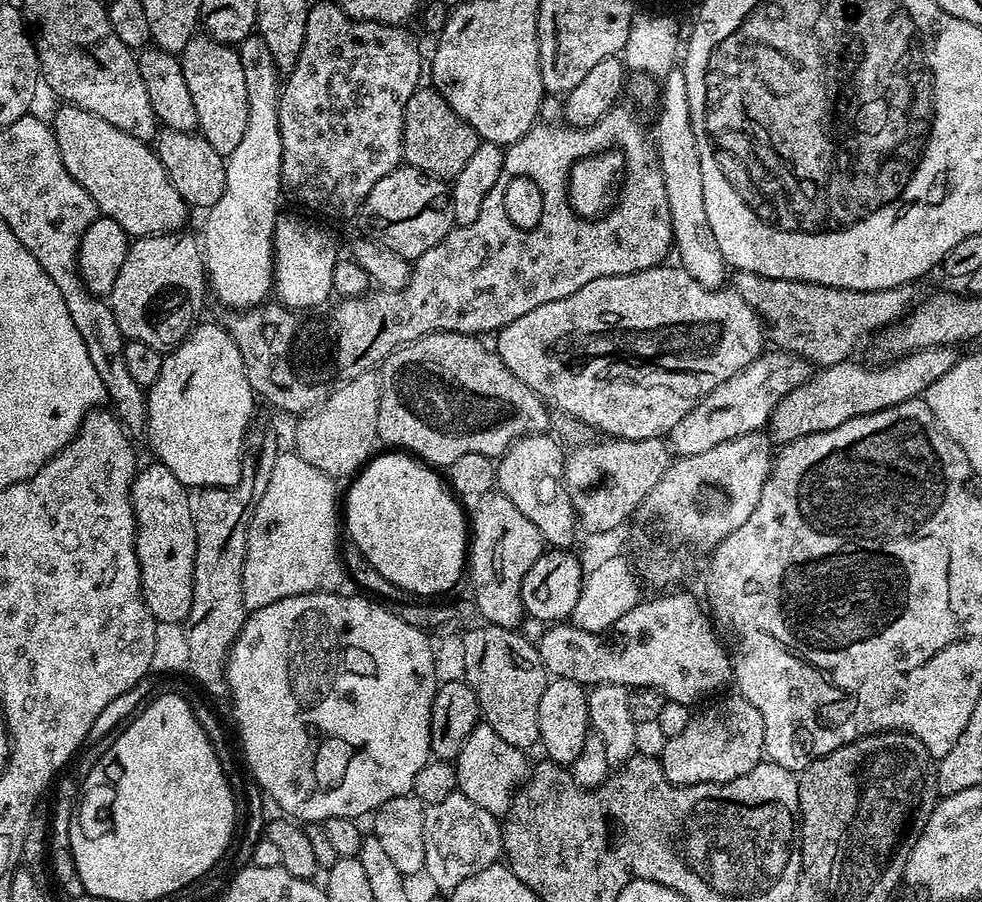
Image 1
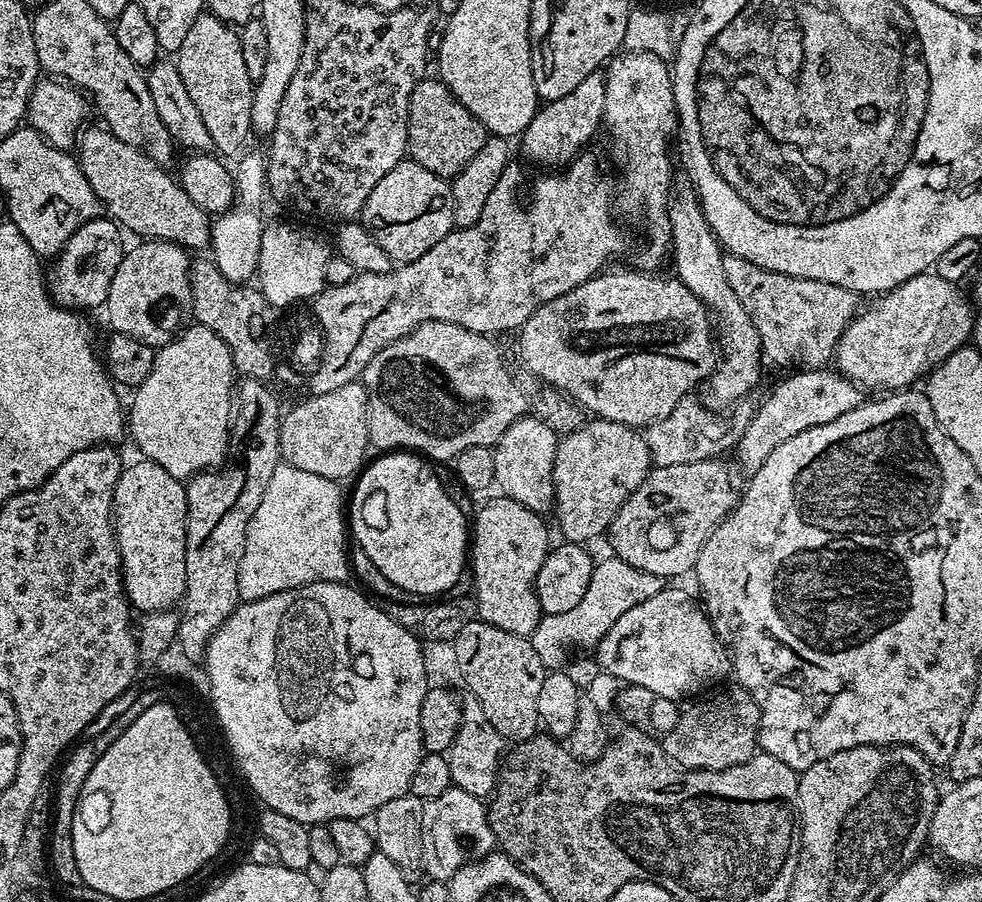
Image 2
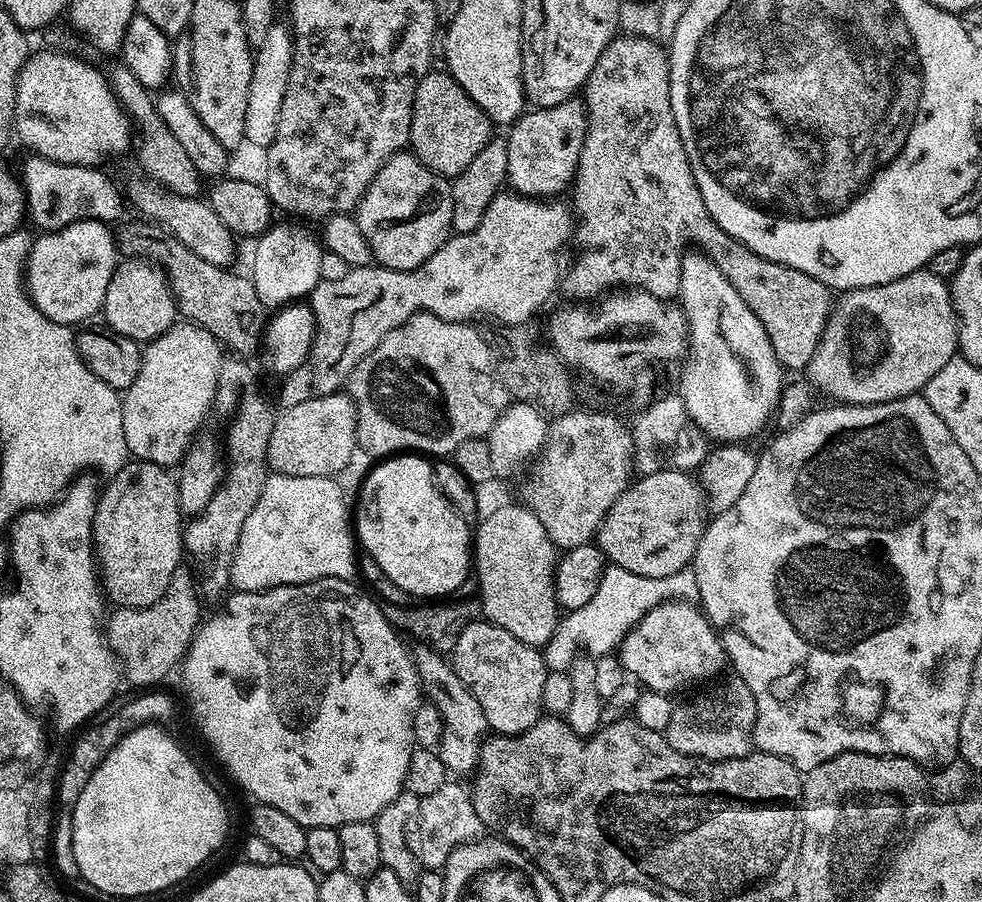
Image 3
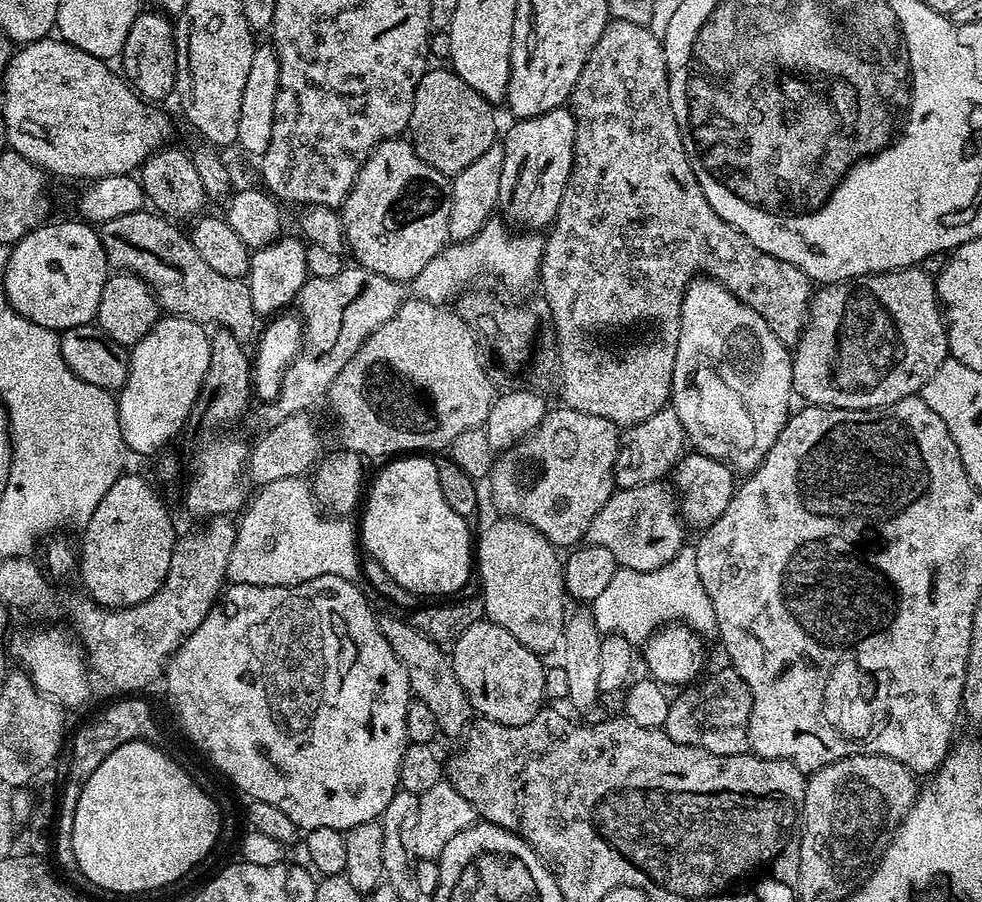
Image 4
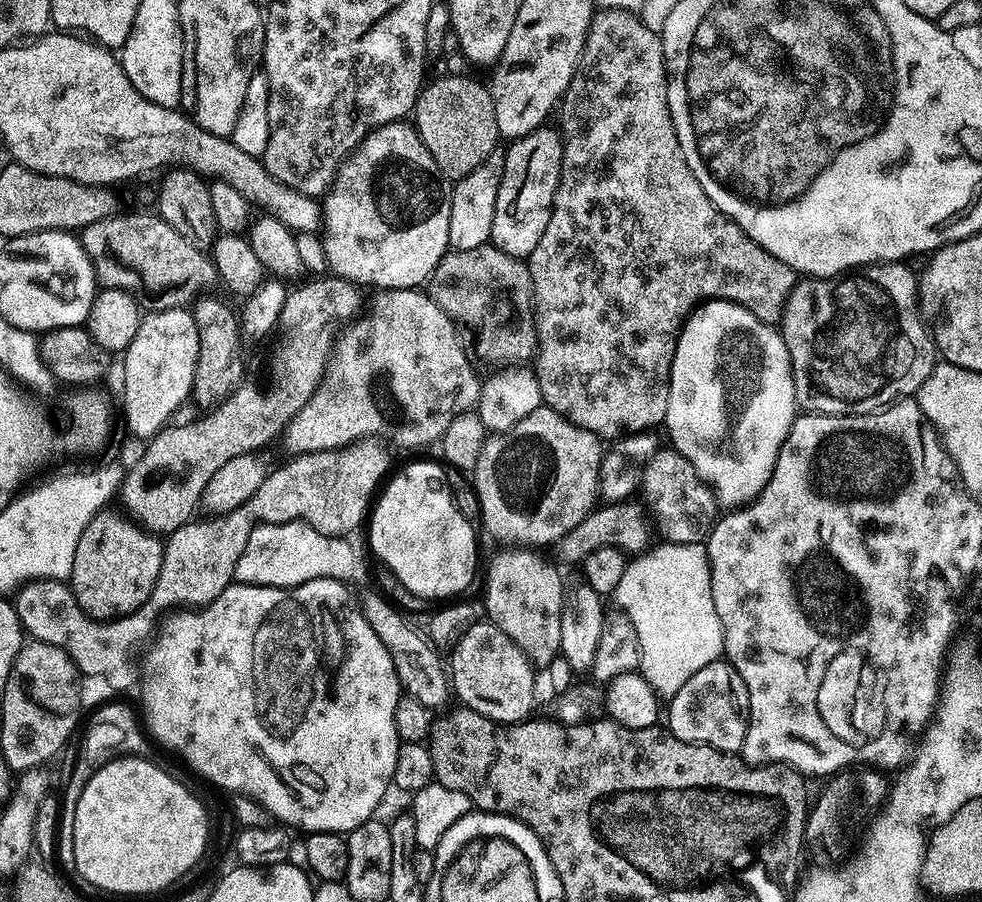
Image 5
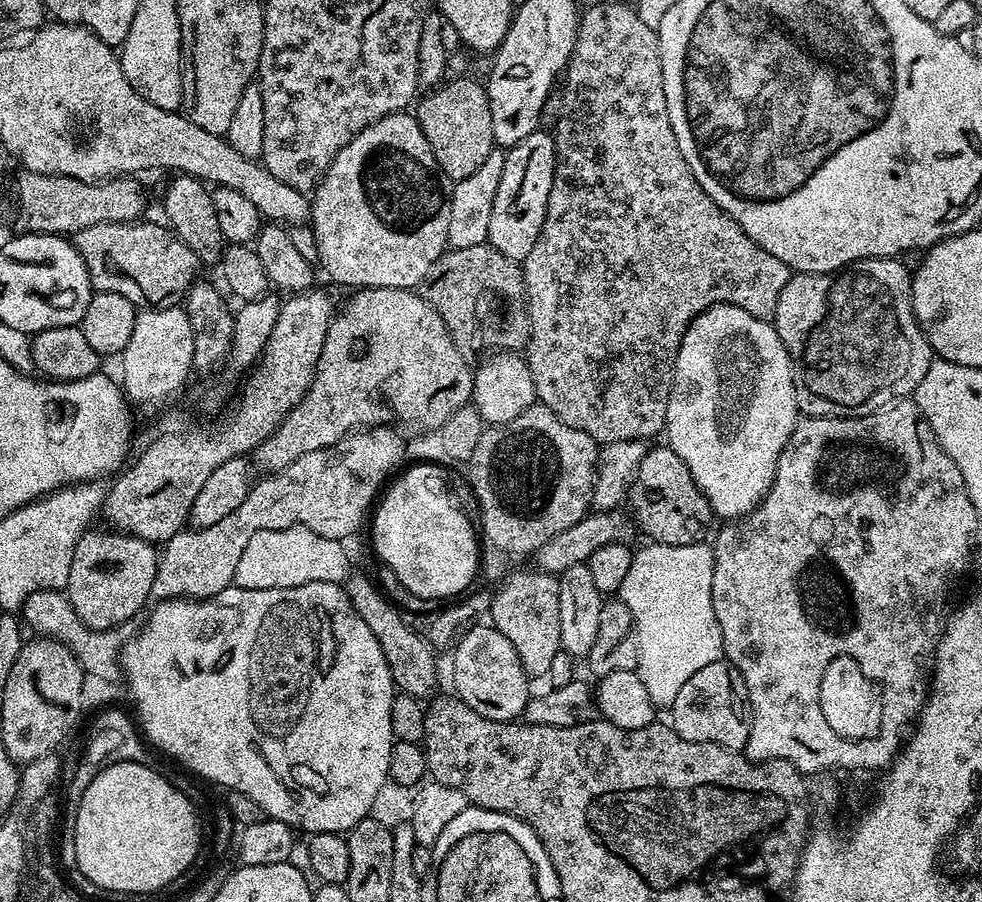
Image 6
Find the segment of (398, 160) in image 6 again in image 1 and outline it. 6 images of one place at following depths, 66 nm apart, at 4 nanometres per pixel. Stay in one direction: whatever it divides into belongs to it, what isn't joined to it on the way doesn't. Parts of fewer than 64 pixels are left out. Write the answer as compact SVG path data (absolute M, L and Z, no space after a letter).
M401 166L366 194L364 205L358 213L358 221L363 231L373 240L390 246L394 254L402 254L410 262L415 262L426 250L430 250L446 234L452 231L452 198L450 188L443 180L428 176L422 170Z

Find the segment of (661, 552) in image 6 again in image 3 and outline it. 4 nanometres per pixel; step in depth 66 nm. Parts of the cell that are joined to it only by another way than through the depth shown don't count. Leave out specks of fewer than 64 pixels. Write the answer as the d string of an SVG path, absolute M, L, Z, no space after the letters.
M615 566L605 567L602 578L598 582L598 590L594 590L594 598L586 602L586 606L571 609L568 616L559 621L556 631L548 639L542 649L545 665L552 670L564 670L577 659L576 648L585 646L587 655L595 658L607 656L619 645L624 633L646 615L654 606L666 600L697 599L696 576L691 567L684 568L678 574L670 574L666 578L642 578L642 574L630 574L630 570L622 570Z

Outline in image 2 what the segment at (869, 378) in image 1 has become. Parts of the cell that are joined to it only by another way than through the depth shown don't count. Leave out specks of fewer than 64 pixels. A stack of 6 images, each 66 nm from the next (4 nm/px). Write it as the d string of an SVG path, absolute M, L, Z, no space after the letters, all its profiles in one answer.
M810 368L796 370L785 376L788 377L780 381L772 393L761 402L756 416L754 412L748 428L735 446L735 467L740 467L745 474L757 472L762 462L770 458L774 446L782 446L782 442L794 438L794 434L802 434L802 430L810 430L810 426L818 426L822 422L832 422L834 418L840 418L866 399L859 384L841 376L835 370Z

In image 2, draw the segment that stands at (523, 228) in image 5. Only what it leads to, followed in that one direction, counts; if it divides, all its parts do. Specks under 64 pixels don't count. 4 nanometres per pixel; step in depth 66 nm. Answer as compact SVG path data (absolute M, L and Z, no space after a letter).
M597 70L590 73L570 94L557 100L547 101L543 106L537 107L530 126L519 137L518 143L524 151L523 159L529 165L541 164L541 169L556 170L581 155L583 144L588 144L595 134L596 128L601 127L604 120L604 107L606 106L606 82L604 72Z

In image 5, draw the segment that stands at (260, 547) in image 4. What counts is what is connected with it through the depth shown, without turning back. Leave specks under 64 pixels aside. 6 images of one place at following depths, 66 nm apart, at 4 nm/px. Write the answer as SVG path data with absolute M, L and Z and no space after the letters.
M290 520L285 524L257 524L253 528L234 577L237 584L257 584L271 588L293 588L318 578L340 580L357 586L369 579L370 568L364 565L360 552L344 536L327 536L314 530L303 520Z

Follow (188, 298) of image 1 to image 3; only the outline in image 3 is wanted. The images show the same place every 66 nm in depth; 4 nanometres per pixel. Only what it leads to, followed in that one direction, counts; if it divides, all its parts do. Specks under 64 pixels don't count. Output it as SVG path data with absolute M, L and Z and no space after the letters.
M147 258L135 259L121 259L117 263L114 278L110 278L110 286L106 286L102 320L108 323L105 325L111 331L137 342L147 342L158 338L177 323L176 295L159 264Z

